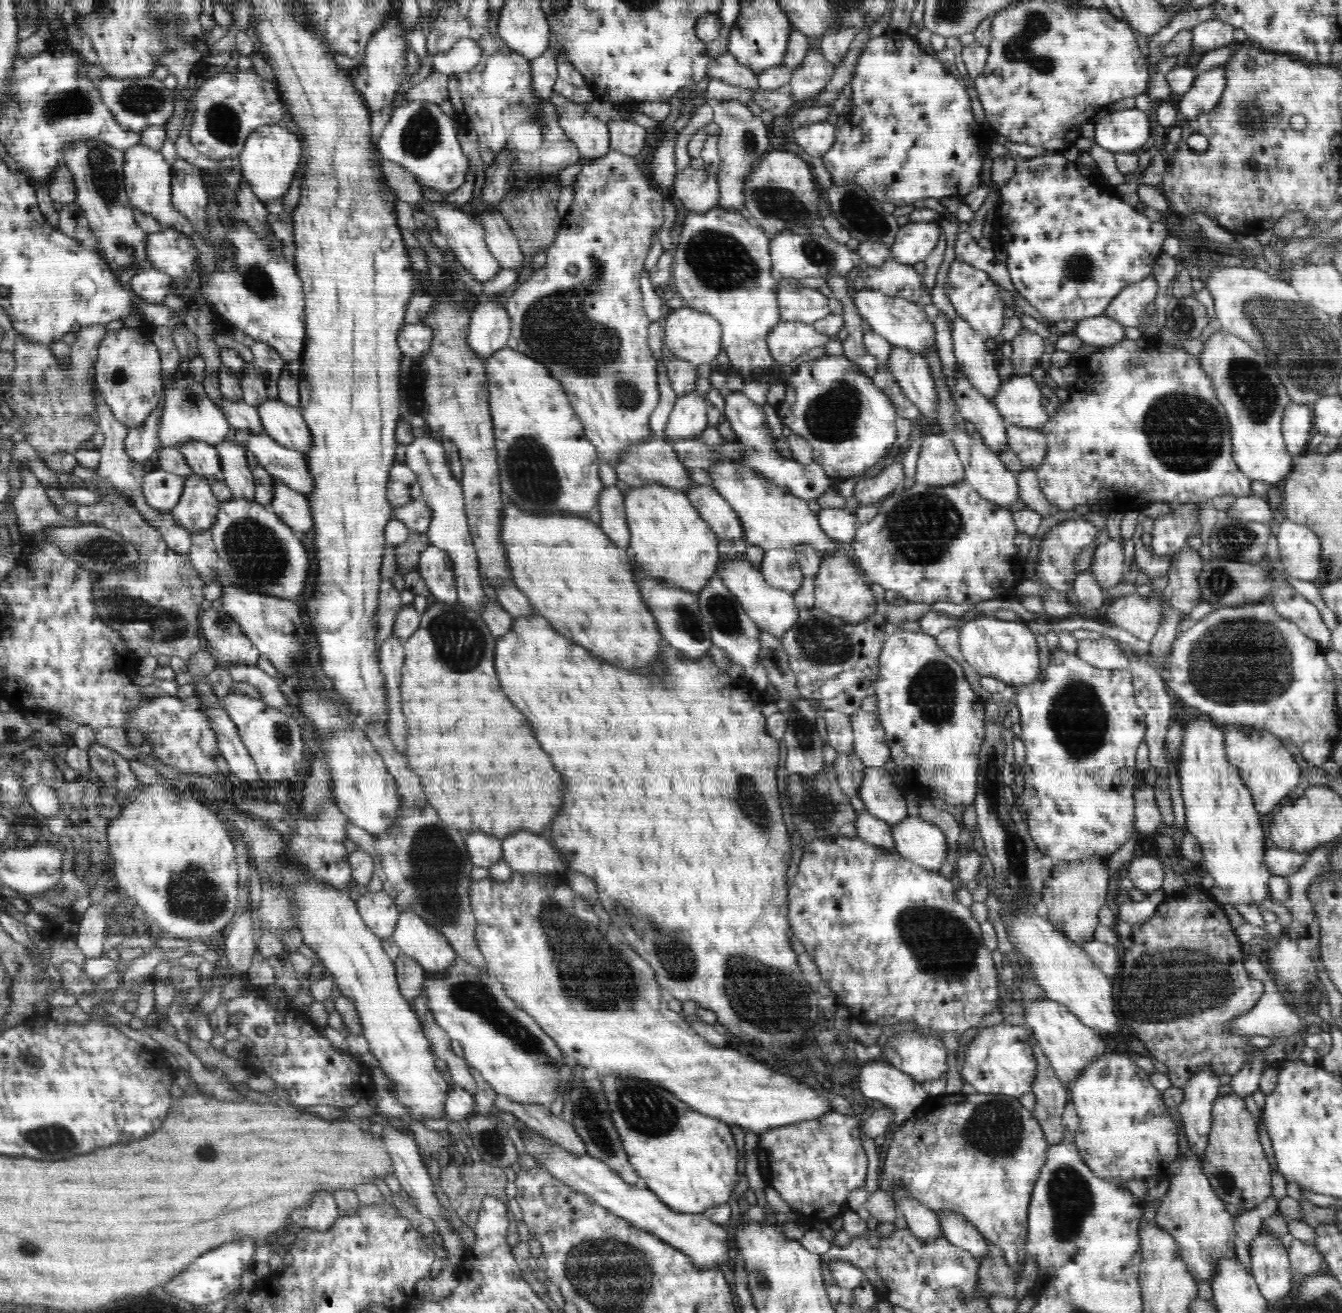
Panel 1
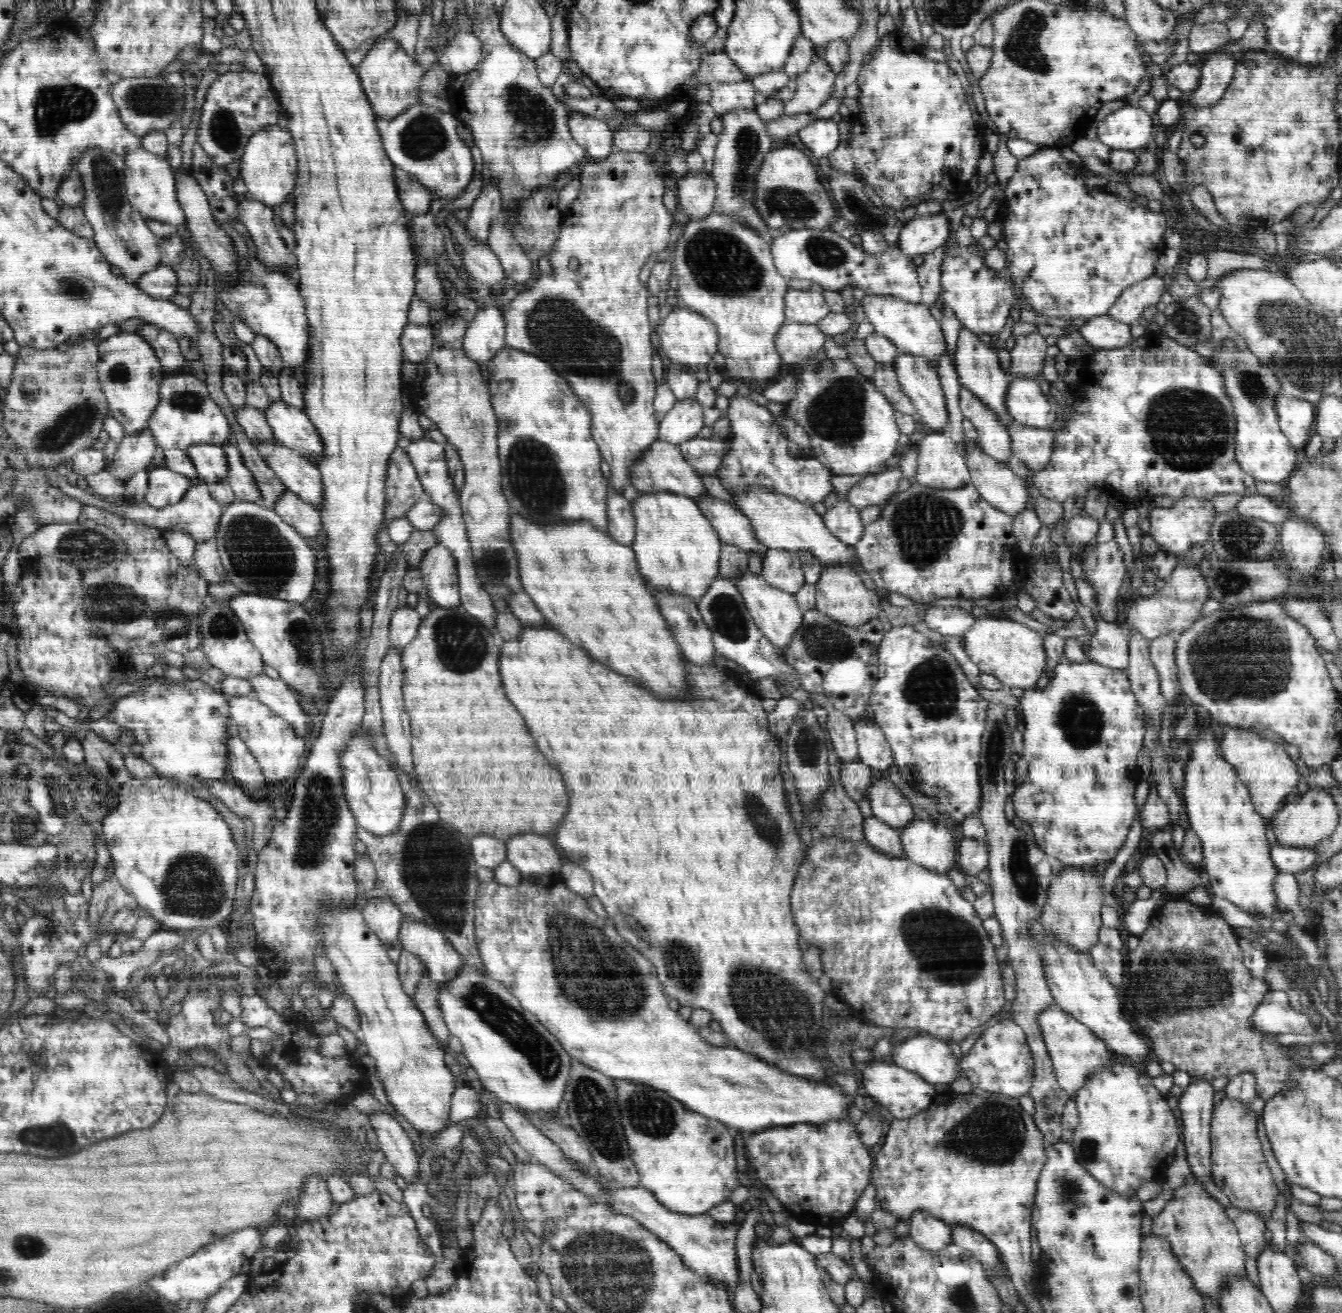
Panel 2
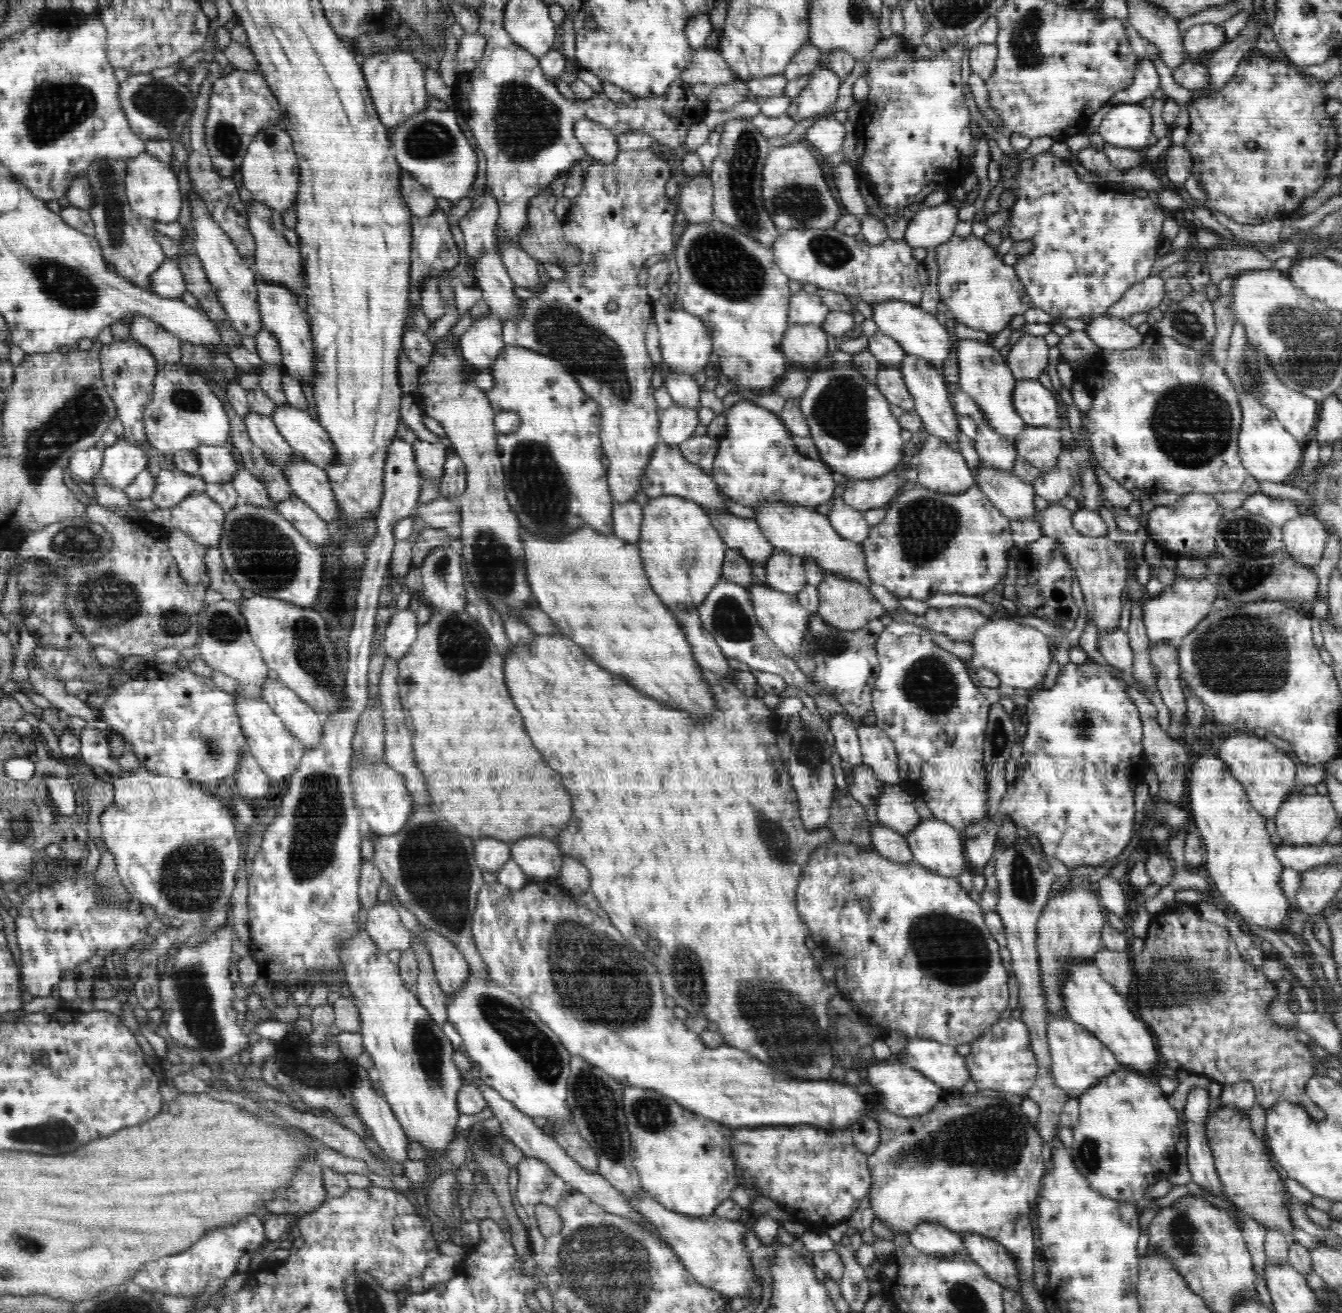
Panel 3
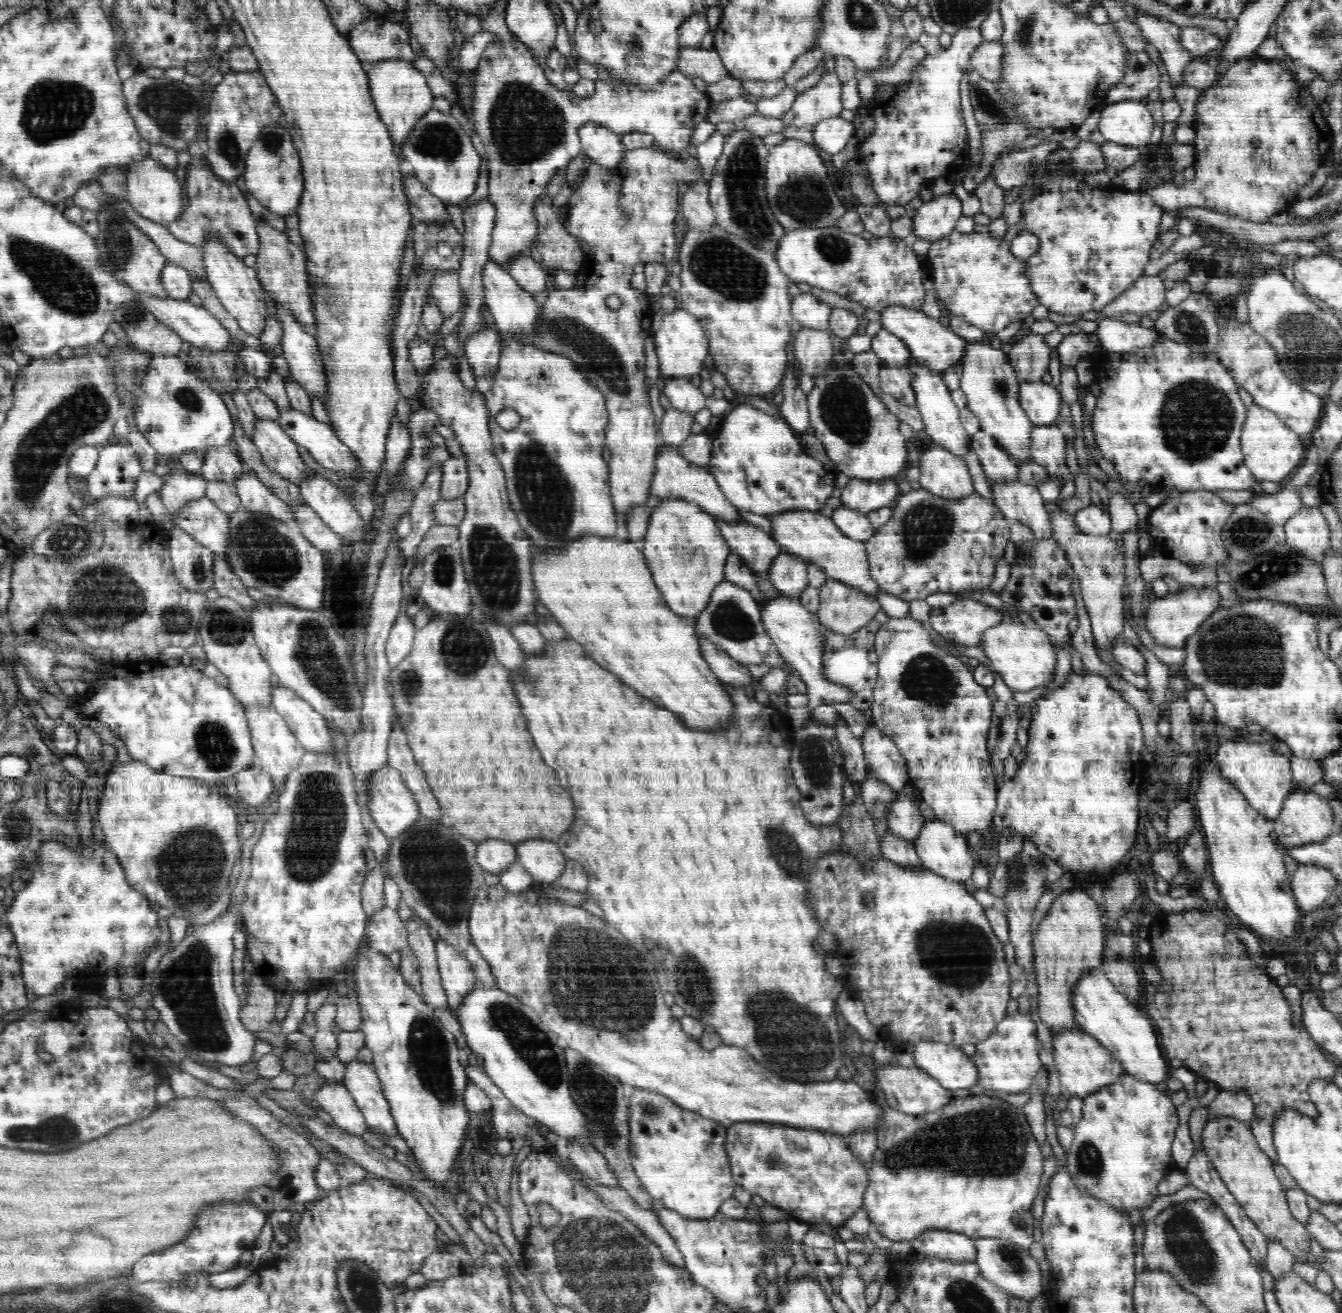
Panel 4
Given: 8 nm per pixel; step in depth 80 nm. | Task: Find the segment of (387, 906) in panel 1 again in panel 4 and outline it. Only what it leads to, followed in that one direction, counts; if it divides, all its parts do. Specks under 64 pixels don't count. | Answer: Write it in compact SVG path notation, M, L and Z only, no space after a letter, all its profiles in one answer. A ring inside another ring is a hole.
M386 905L369 917L365 938L366 944L386 956L409 946L406 922Z

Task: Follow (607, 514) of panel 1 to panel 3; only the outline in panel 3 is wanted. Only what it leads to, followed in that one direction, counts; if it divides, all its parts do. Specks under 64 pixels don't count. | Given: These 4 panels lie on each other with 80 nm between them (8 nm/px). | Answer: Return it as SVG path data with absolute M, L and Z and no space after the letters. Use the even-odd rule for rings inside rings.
M613 501L613 534L617 538L635 545L640 538L643 505L634 501L618 503Z

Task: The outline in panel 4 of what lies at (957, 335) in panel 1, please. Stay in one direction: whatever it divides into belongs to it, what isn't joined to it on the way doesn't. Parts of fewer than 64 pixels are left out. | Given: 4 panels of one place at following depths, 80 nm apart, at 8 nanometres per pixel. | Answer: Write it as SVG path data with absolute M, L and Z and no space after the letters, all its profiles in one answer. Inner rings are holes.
M971 342L968 344L968 350L964 353L962 364L960 366L960 386L968 399L968 408L979 418L980 428L986 434L992 436L992 440L1002 447L1002 450L1008 452L1016 462L1032 461L1030 458L1031 432L1035 424L1026 416L1024 409L1019 401L1019 386L1015 368L1009 364L1007 355L1002 350L992 348L988 342Z

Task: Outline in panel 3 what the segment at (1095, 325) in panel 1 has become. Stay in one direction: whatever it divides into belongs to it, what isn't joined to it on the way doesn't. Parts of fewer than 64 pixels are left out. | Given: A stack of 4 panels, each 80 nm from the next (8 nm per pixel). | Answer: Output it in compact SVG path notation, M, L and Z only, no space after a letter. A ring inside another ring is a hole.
M1104 314L1093 317L1086 334L1102 351L1124 351L1141 346L1146 334L1141 334L1129 322Z

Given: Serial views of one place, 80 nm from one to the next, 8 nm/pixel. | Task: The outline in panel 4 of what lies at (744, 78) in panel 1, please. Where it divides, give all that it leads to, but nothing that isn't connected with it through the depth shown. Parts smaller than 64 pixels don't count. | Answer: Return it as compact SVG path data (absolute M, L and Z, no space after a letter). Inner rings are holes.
M684 46L678 54L678 70L690 79L701 78L711 85L728 76L719 52L715 48Z

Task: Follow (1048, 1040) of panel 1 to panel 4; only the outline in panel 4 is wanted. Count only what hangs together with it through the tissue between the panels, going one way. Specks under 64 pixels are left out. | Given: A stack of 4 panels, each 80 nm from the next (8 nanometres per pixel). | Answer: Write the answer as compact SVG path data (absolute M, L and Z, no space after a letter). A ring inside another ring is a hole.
M1066 1028L1060 1030L1053 1038L1054 1067L1058 1073L1060 1085L1064 1085L1068 1094L1072 1097L1084 1099L1098 1092L1100 1088L1105 1088L1120 1080L1120 1075L1124 1074L1124 1069L1118 1060L1100 1043L1096 1038L1083 1032L1080 1028Z

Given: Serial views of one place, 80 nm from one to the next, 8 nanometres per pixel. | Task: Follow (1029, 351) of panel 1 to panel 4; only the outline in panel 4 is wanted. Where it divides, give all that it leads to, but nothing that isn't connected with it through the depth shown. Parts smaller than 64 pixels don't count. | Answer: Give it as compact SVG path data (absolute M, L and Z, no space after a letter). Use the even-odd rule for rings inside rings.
M1024 335L1022 340L1013 343L1007 354L1009 364L1015 368L1020 381L1042 381L1048 375L1051 348L1043 335Z

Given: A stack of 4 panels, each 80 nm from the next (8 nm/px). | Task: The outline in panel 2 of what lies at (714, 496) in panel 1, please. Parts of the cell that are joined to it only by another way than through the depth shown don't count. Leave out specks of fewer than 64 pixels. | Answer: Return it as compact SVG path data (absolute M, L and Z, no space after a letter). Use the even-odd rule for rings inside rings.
M712 495L694 501L703 515L711 520L711 525L719 534L722 543L742 548L750 558L761 559L768 552L766 546L756 541L751 520L748 520L748 517L744 516L739 509Z

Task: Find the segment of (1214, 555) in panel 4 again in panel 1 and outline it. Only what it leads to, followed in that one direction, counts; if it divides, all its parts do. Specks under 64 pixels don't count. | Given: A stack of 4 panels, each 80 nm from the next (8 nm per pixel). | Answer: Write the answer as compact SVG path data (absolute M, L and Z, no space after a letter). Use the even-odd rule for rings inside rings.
M1172 503L1173 513L1154 520L1152 545L1149 551L1154 556L1172 557L1186 548L1189 538L1200 536L1201 525L1198 518L1198 503Z

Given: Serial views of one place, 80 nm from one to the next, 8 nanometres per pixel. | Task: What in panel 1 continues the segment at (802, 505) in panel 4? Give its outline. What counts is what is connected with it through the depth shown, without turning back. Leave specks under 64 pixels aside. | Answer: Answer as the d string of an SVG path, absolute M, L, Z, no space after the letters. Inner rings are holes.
M742 391L722 393L724 397L724 417L730 422L732 430L734 430L737 442L744 445L744 458L740 460L740 465L756 471L758 475L766 477L766 479L776 483L778 487L792 493L801 499L816 500L822 496L828 488L832 488L834 480L830 478L825 470L815 461L812 464L800 464L794 459L782 457L776 450L774 445L776 438L771 439L766 424L766 414L762 411L762 405L756 404L750 400Z

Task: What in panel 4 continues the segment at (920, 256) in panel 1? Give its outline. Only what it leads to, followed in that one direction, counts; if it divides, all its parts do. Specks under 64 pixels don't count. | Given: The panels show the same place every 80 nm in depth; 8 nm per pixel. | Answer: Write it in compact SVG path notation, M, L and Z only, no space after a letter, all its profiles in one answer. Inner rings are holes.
M953 192L950 195L932 198L918 208L913 219L911 240L921 238L930 243L942 240L955 231L957 220L962 217L962 204Z

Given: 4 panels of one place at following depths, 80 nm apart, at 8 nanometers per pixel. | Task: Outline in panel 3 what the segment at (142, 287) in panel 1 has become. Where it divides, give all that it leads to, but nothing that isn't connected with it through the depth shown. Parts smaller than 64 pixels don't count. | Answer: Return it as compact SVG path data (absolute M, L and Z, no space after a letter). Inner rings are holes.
M167 258L158 267L151 276L148 290L164 298L180 298L185 291L185 282L176 261Z

